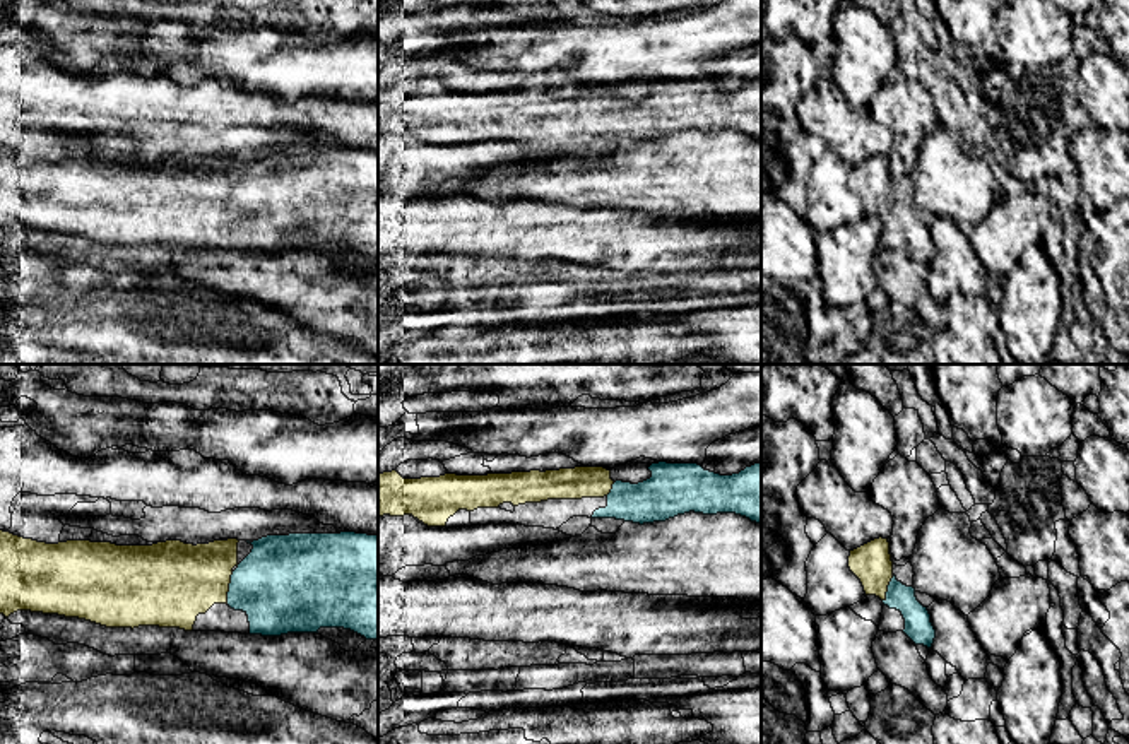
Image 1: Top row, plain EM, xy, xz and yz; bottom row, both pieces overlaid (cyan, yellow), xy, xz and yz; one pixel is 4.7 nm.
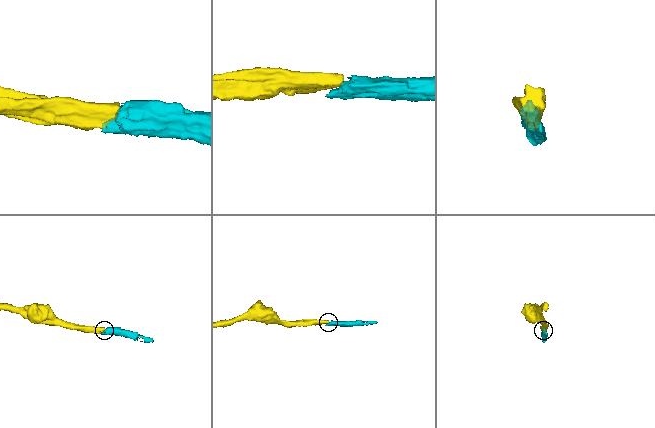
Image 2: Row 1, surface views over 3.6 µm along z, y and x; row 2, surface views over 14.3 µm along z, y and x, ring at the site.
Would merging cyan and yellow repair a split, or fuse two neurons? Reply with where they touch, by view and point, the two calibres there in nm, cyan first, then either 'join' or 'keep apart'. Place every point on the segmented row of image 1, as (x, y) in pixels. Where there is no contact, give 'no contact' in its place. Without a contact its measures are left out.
contact xy (230, 587); calibres 440 and 360 nm; join

